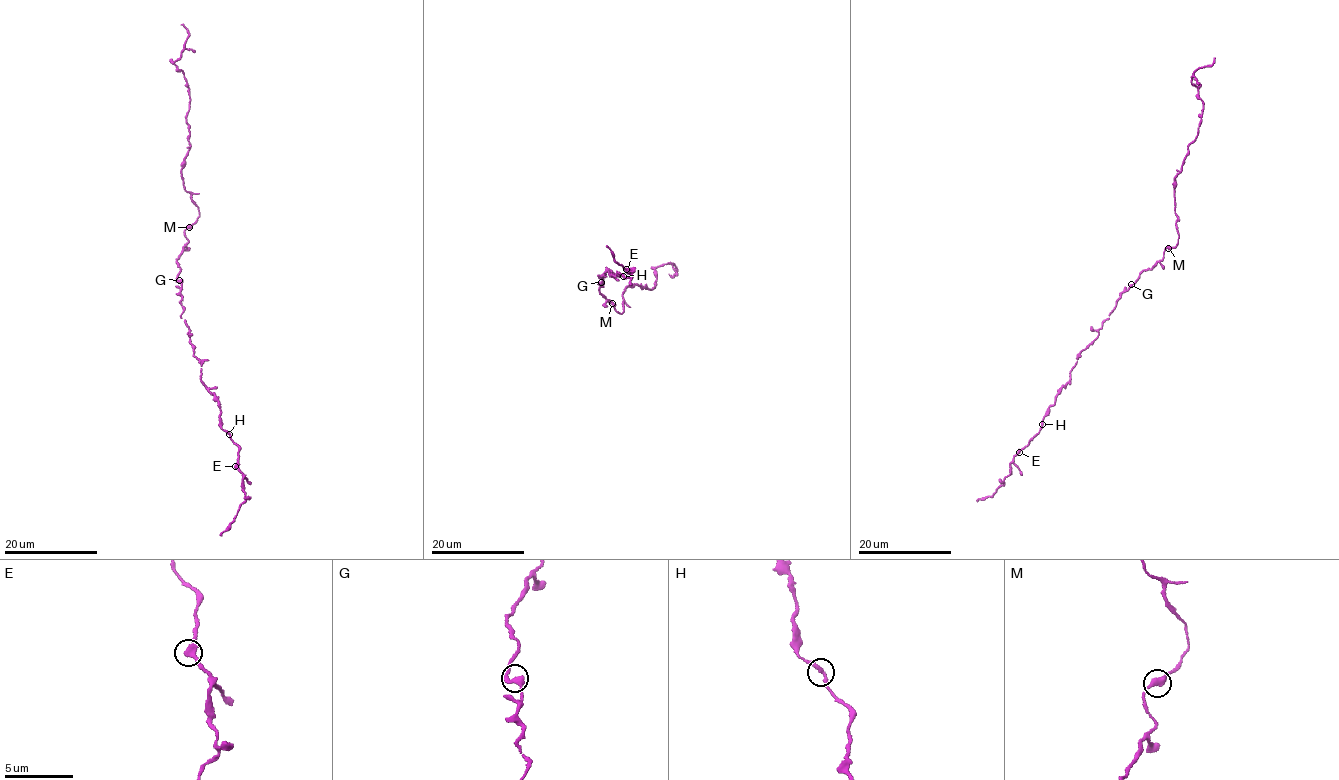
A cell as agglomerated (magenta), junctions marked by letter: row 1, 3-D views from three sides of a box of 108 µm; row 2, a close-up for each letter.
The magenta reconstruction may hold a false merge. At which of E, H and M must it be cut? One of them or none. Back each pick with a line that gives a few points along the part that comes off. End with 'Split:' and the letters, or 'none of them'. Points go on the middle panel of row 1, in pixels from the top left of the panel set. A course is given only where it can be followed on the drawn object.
Split: none of them

